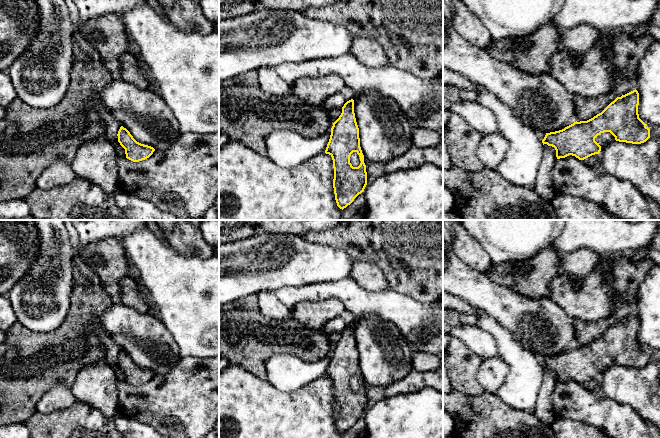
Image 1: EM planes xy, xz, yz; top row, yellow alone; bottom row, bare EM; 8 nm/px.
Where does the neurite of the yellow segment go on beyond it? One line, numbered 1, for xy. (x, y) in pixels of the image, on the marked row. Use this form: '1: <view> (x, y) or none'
1: none

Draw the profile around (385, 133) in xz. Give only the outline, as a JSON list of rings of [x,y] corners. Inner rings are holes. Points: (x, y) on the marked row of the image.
[[[369,89],[356,92],[352,99],[364,160],[386,164],[399,158],[413,147],[413,126],[401,106],[393,98],[383,95],[376,89]]]

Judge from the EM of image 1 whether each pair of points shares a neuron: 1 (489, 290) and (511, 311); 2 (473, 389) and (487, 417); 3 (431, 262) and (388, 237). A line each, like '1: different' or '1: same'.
1: same
2: different
3: same

